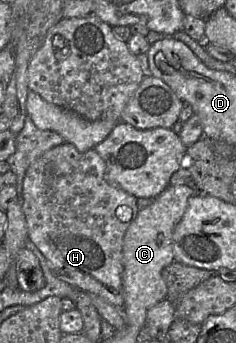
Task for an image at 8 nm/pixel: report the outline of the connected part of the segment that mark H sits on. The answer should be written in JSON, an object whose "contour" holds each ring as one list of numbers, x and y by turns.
{"contour":[[66,142,35,160,23,181,23,212,28,239,44,255,52,273,73,287,98,295,118,308,124,307,123,240,139,212,137,201,136,197,107,180,106,164,94,148,82,152]]}

